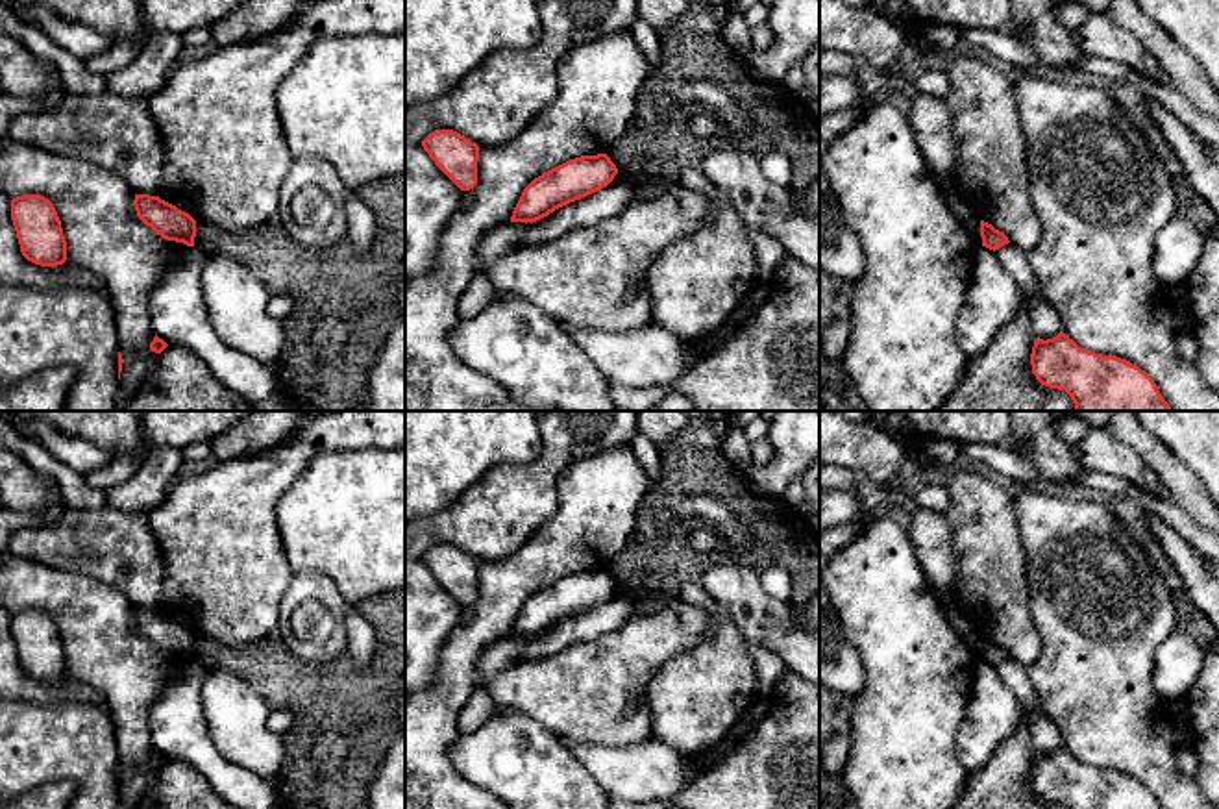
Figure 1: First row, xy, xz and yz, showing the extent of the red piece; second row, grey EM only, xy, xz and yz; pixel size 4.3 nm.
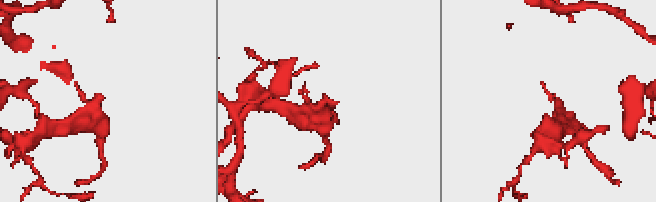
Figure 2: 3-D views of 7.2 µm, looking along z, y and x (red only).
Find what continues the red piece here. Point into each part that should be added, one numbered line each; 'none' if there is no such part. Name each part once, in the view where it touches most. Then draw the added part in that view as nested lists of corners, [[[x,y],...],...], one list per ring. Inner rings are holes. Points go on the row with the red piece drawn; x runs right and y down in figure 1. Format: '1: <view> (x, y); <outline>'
none

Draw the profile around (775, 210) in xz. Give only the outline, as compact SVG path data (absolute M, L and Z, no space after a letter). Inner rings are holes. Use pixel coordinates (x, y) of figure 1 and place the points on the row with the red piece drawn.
M723 143L703 157L701 172L729 196L747 228L775 237L788 255L819 270L819 215L792 187L770 181L744 143Z

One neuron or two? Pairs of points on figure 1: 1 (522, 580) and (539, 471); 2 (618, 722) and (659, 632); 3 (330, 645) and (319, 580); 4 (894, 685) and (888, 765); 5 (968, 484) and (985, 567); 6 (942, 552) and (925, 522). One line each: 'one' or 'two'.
1: two
2: one
3: one
4: one
5: one
6: one

